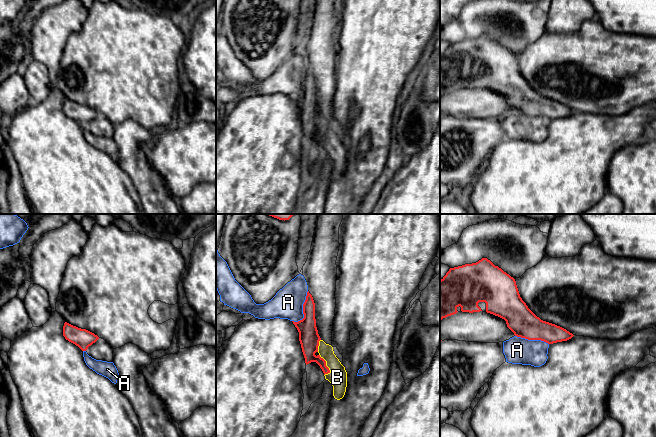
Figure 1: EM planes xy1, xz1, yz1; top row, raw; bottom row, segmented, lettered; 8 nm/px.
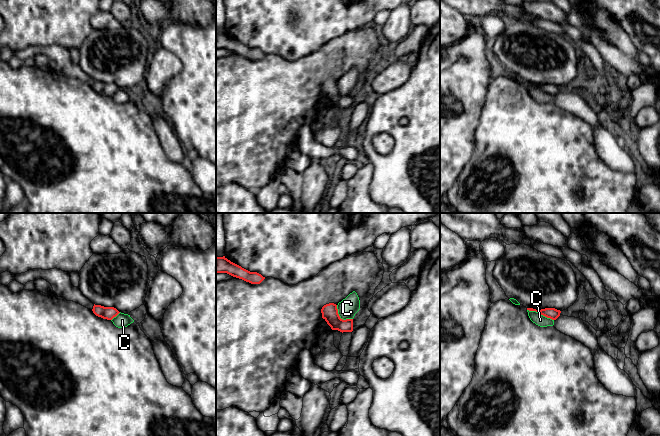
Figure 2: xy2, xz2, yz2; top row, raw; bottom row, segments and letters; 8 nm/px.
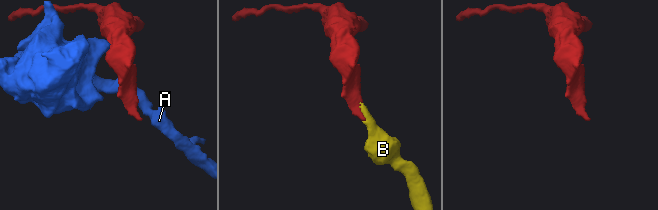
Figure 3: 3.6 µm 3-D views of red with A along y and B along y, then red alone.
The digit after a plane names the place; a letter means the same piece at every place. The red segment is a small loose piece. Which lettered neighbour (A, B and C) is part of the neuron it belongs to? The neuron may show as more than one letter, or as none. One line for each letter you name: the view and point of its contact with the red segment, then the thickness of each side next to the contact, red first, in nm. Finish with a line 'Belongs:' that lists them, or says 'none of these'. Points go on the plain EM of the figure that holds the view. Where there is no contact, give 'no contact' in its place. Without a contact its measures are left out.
B: xz1 (325, 141) | 160/150 nm
Belongs: B

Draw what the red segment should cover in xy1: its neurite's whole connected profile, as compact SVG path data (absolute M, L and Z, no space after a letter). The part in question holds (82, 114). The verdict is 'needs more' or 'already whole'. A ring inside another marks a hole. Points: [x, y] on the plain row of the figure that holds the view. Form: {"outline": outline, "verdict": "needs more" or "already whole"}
{"outline": "M67 98L63 102L63 112L66 116L78 122L82 127L86 127L89 122L99 115L94 109L73 102Z", "verdict": "already whole"}

